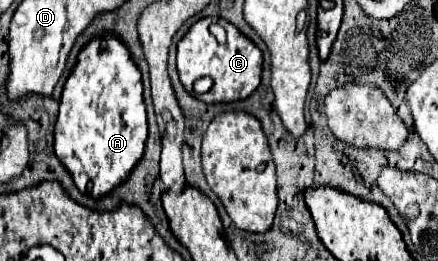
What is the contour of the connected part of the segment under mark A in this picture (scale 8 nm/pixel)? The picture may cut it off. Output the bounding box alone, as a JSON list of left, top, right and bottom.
[53,37,147,199]

